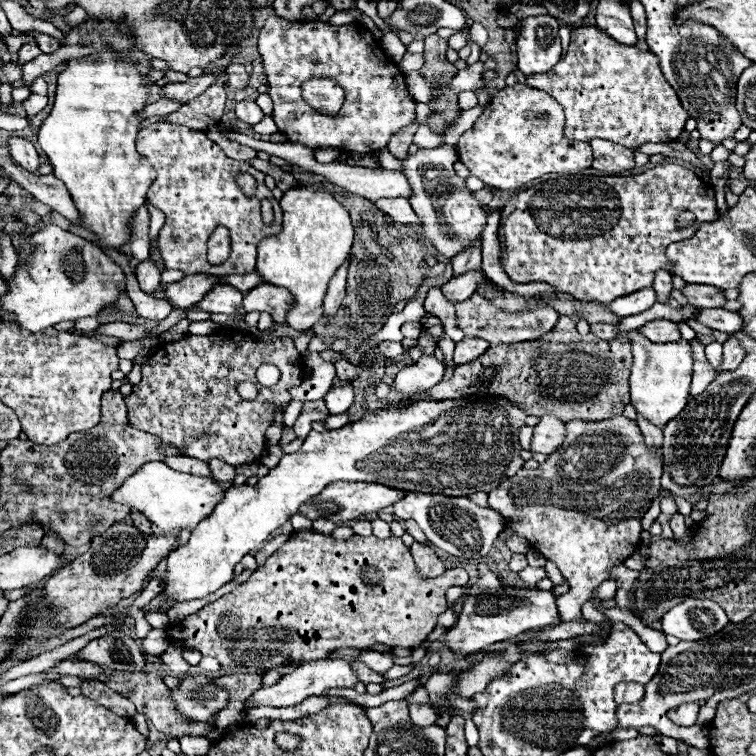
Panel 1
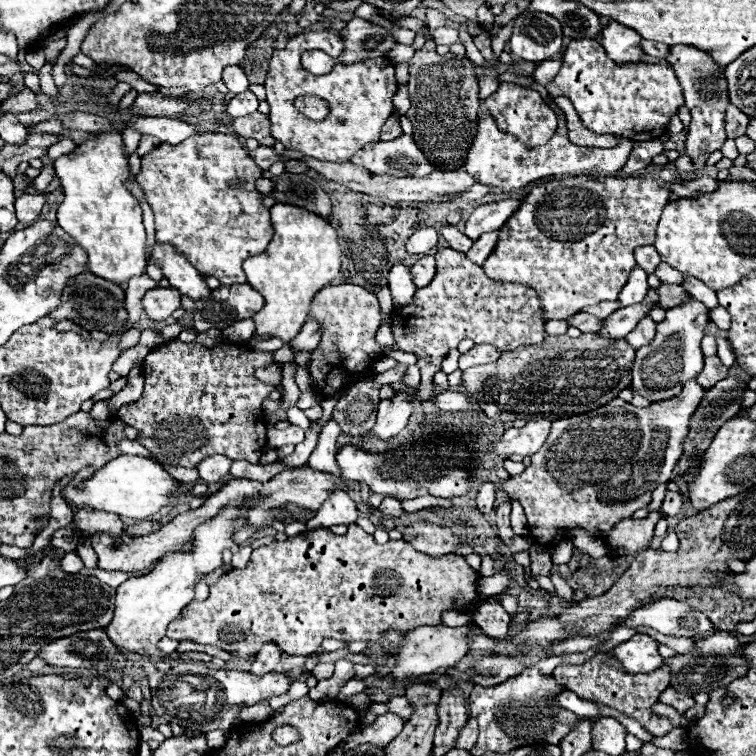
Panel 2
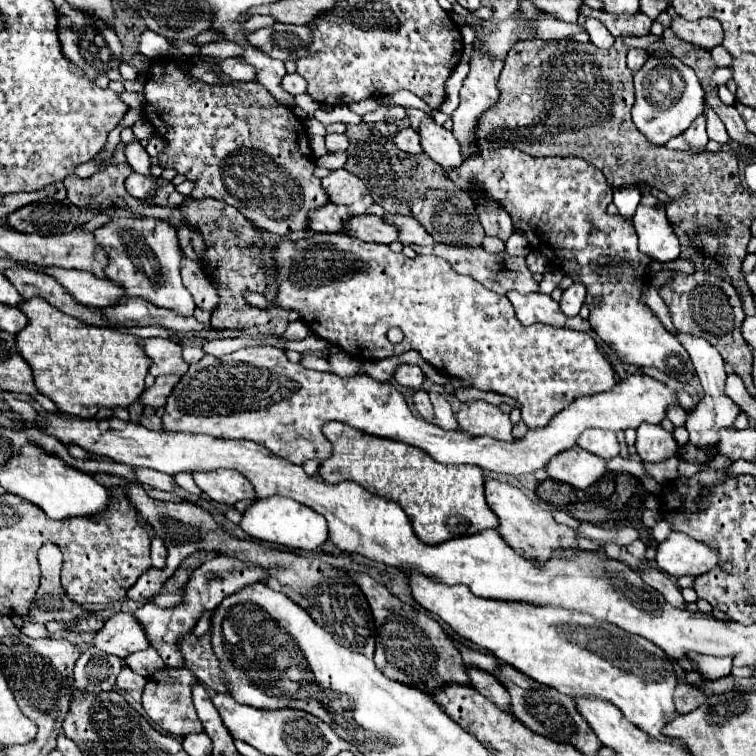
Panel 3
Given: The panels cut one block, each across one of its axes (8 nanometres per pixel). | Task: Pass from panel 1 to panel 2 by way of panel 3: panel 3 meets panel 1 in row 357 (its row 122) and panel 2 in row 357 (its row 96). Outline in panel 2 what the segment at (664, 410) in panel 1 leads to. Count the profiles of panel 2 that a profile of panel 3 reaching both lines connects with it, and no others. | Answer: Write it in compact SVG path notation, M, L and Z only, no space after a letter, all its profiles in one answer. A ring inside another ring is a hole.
M690 298L686 304L666 310L666 320L658 324L658 334L652 344L636 350L636 360L632 366L632 392L644 396L648 402L662 402L680 394L684 380L696 378L702 370L704 356L700 350L700 340L704 338L704 328L708 324L708 308Z

